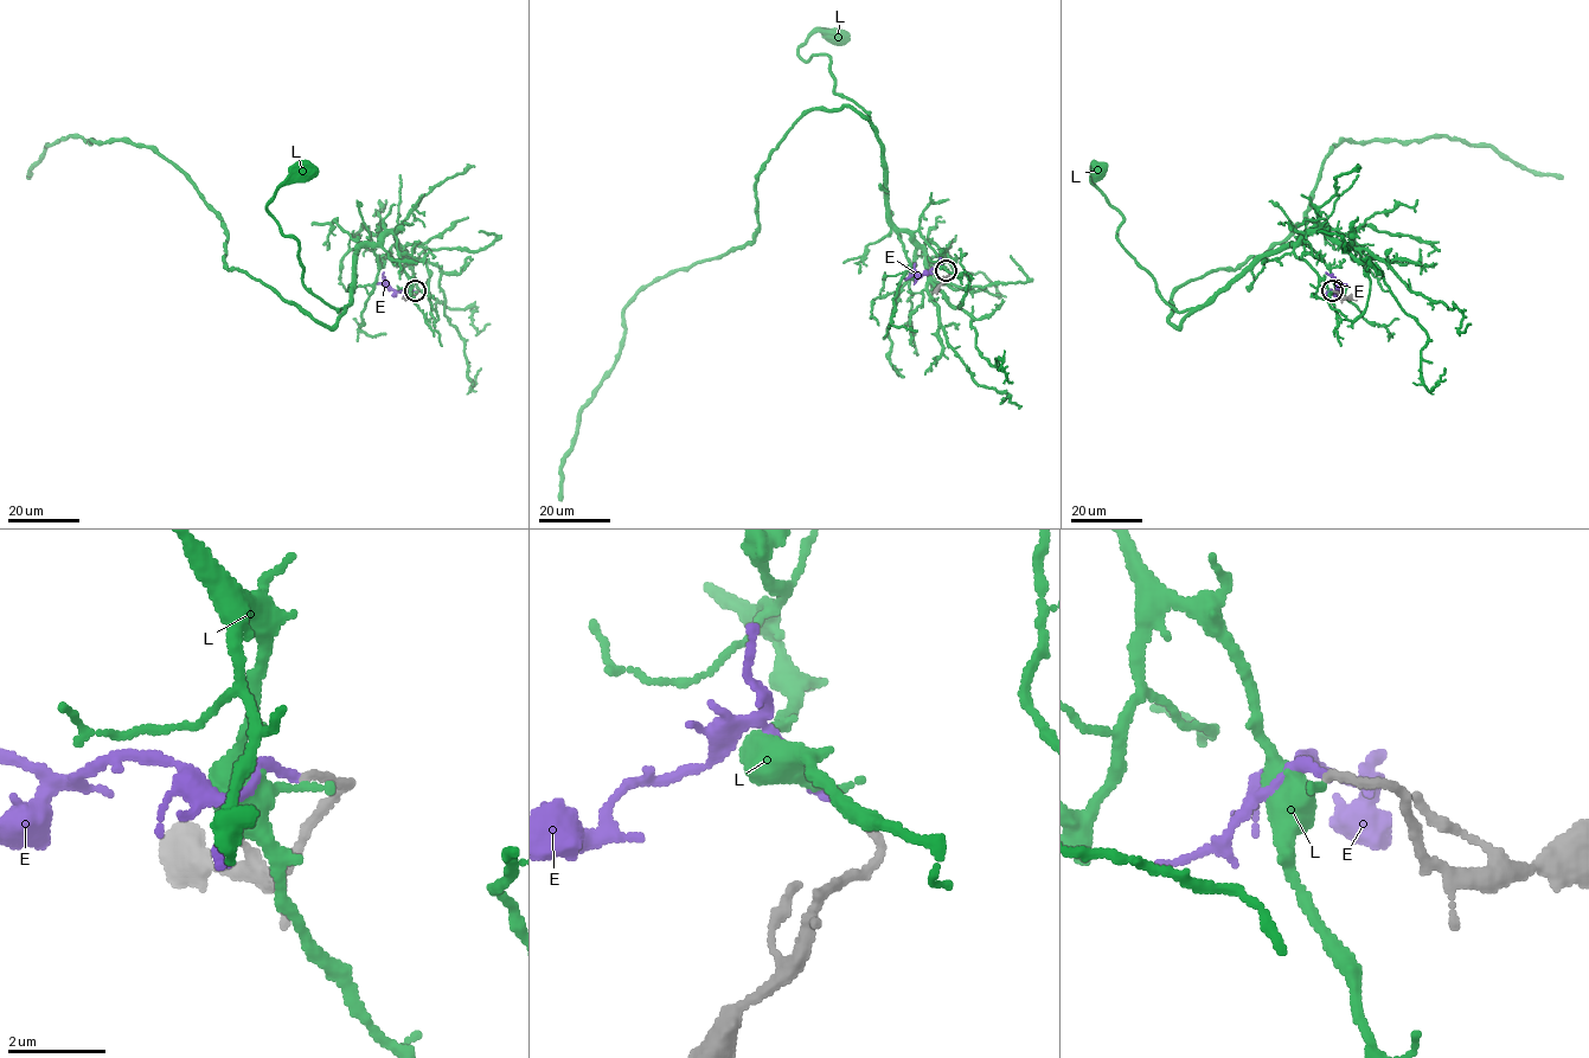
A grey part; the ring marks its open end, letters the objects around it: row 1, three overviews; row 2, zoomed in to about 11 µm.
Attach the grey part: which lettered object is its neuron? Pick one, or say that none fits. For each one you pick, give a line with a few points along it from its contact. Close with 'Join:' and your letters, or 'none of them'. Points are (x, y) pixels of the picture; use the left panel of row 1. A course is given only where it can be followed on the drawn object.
E: Its course: (415, 292), (391, 289), (384, 281), (383, 273)
Join: E

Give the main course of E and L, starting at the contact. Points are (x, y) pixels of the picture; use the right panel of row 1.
E: (1332, 292), (1327, 292), (1337, 289), (1334, 281), (1326, 273)
L: (1332, 292), (1287, 245), (1260, 255), (1203, 305), (1179, 312), (1116, 239), (1123, 216), (1094, 184), (1097, 170)

